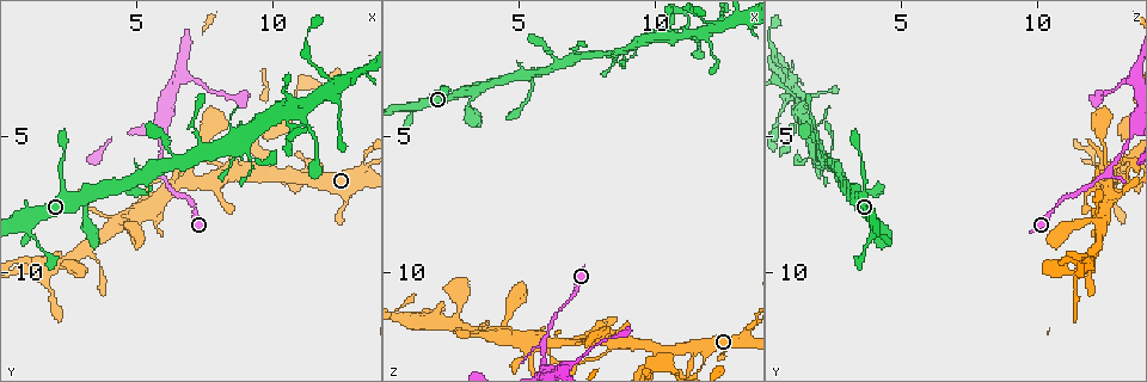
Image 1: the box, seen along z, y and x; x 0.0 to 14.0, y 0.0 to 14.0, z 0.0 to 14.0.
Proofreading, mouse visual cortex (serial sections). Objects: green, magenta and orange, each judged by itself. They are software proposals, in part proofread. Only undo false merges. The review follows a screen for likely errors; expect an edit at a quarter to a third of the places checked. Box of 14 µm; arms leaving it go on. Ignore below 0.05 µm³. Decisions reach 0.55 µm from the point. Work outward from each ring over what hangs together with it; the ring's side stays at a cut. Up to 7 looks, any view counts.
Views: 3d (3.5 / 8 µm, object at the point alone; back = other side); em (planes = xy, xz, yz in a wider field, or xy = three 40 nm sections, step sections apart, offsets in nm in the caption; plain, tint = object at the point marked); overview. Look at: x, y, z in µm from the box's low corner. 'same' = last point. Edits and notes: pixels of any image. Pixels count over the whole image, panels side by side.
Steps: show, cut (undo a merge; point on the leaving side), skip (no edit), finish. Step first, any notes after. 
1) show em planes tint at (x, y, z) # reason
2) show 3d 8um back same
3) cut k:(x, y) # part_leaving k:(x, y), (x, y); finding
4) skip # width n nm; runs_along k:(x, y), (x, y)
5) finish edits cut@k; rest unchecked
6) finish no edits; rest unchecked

show 3d 3.5um at (7.2, 3.0, 13.2) # sudden change in width

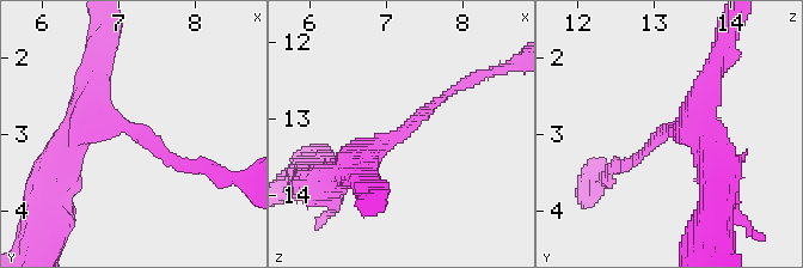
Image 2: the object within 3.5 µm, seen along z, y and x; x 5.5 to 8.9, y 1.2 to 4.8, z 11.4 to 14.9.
show em xy step 3 tint at (7.15, 2.95, 13.15) # arm_widths 100, 350 nm

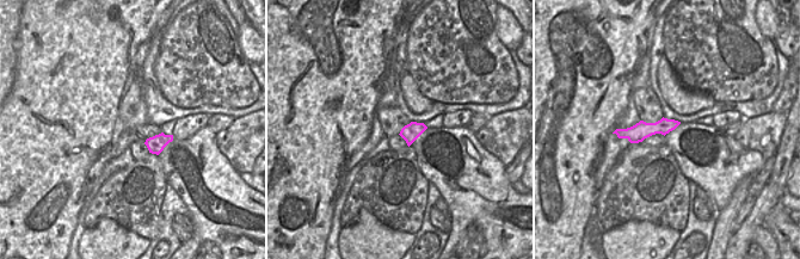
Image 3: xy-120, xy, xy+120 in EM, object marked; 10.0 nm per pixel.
skip # runs_along 2:(341, 172), (458, 89); all the same cell

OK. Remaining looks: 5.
show 3d 3.5um at (6.2, 6.8, 12.6) # a fork

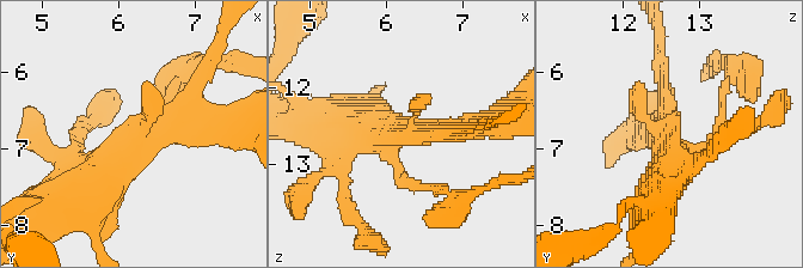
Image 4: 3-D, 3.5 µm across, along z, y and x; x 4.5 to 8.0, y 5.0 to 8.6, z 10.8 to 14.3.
skip # runs_along 4:(212, 119), (146, 133), (84, 192); all the same cell

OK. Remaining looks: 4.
show 3d 3.5um at (11.0, 4.6, 1.2) # thin neck

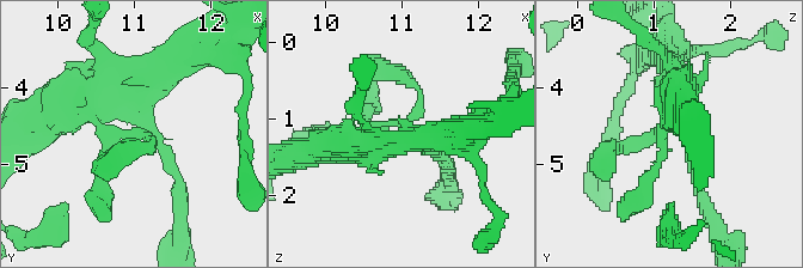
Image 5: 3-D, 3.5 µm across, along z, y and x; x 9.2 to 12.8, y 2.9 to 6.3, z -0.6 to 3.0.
show em xy step 3 tint at (10.95, 4.65, 1.10)

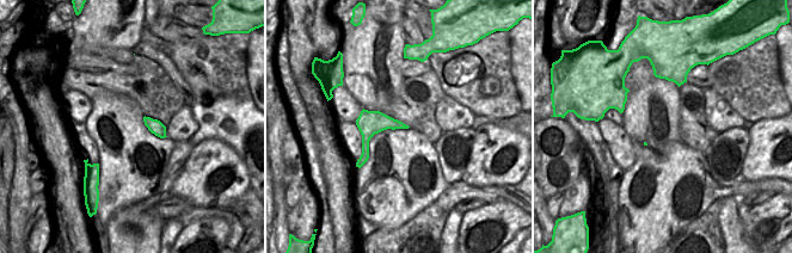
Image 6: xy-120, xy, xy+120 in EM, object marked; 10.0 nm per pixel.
skip # width 220 nm; runs_along 5:(336, 144), (421, 110), (421, 92), (394, 74); one cell here

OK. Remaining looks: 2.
finish no edits; rest unchecked

